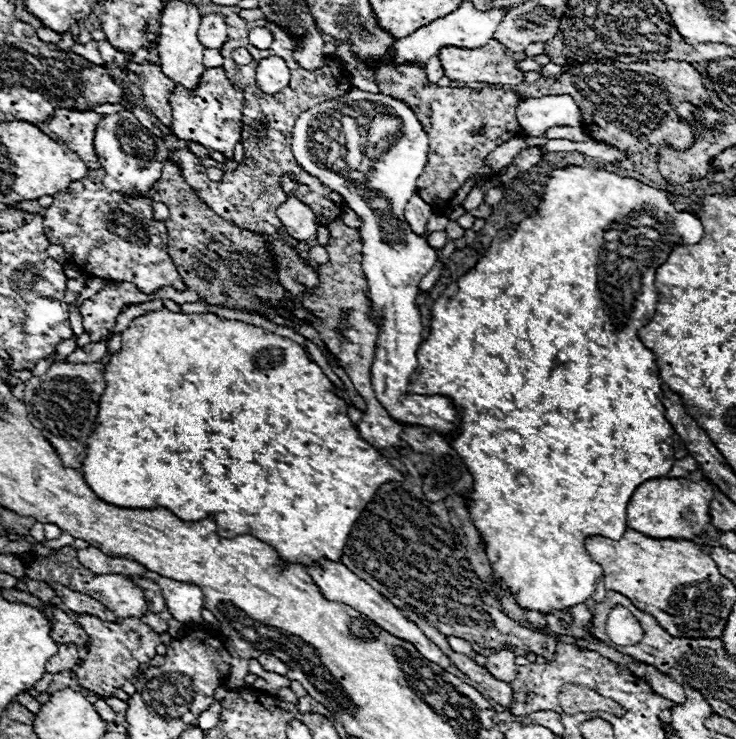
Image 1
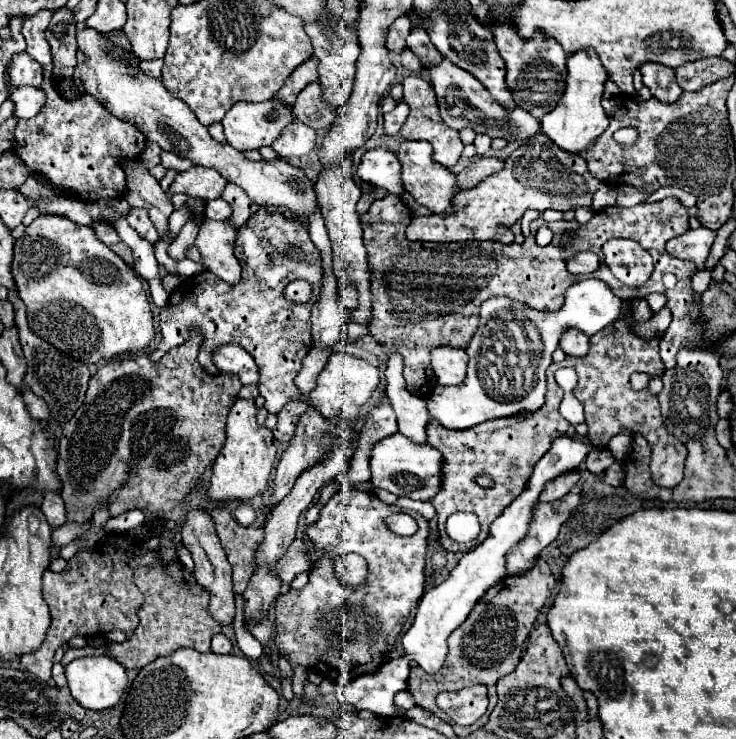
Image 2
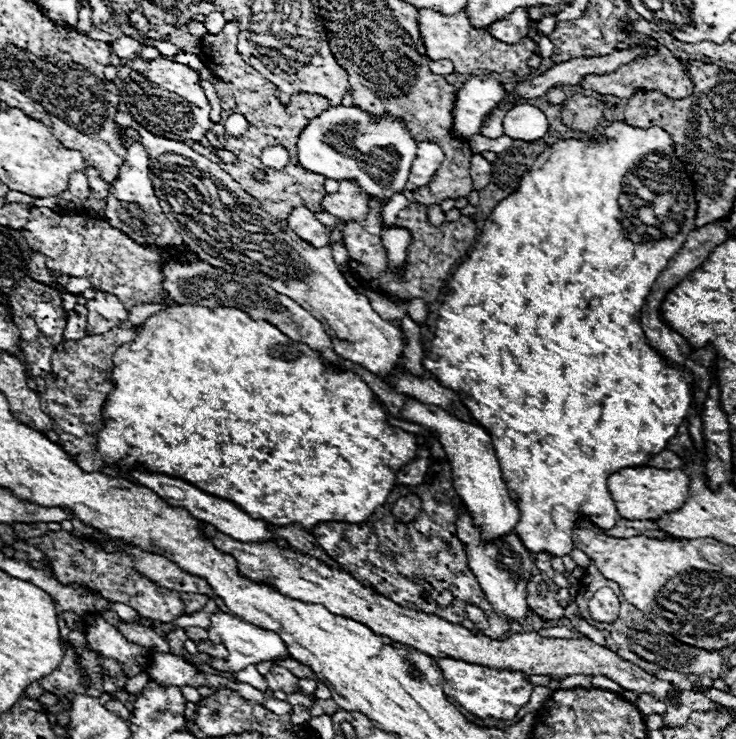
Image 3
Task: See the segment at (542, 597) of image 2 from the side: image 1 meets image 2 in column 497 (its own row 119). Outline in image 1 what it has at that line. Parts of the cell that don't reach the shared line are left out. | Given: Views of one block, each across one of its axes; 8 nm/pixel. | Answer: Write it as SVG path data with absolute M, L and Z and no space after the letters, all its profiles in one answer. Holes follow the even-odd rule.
M614 60L614 62L608 62L608 64L596 62L596 64L584 64L584 66L568 68L550 86L550 94L570 94L576 100L576 104L580 106L586 132L592 132L592 136L598 142L616 146L616 148L624 150L626 154L648 150L650 146L656 146L660 142L670 144L674 150L688 150L688 146L694 144L696 128L692 128L688 122L680 120L680 116L676 114L676 108L682 102L692 102L698 108L712 106L710 96L708 96L708 88L702 84L702 80L704 80L702 74L688 62L666 60L666 62L622 64L622 62Z

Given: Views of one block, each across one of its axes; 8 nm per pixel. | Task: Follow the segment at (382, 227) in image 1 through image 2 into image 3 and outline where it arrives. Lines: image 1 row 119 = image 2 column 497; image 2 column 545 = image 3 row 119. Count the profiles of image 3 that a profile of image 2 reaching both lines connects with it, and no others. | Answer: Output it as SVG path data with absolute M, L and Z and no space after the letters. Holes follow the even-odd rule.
M330 106L324 114L312 118L308 126L302 130L298 138L298 162L304 166L304 170L310 170L314 174L322 174L324 178L332 180L354 180L364 194L370 196L370 200L386 204L394 194L404 192L404 186L410 176L410 166L412 160L416 158L416 148L418 142L410 136L410 130L402 120L394 120L392 116L382 116L382 118L372 118L370 112L358 108L358 106ZM326 136L332 136L334 142L328 144Z

